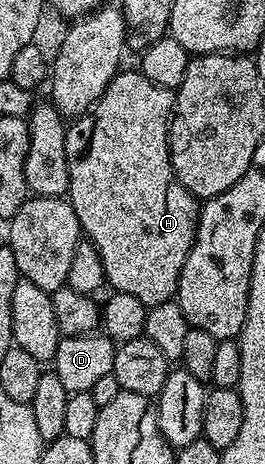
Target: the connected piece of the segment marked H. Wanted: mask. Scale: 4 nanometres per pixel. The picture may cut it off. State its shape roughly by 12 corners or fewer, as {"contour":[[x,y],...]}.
{"contour":[[120,70],[67,129],[106,283],[179,291],[200,201],[175,177],[175,93]]}

